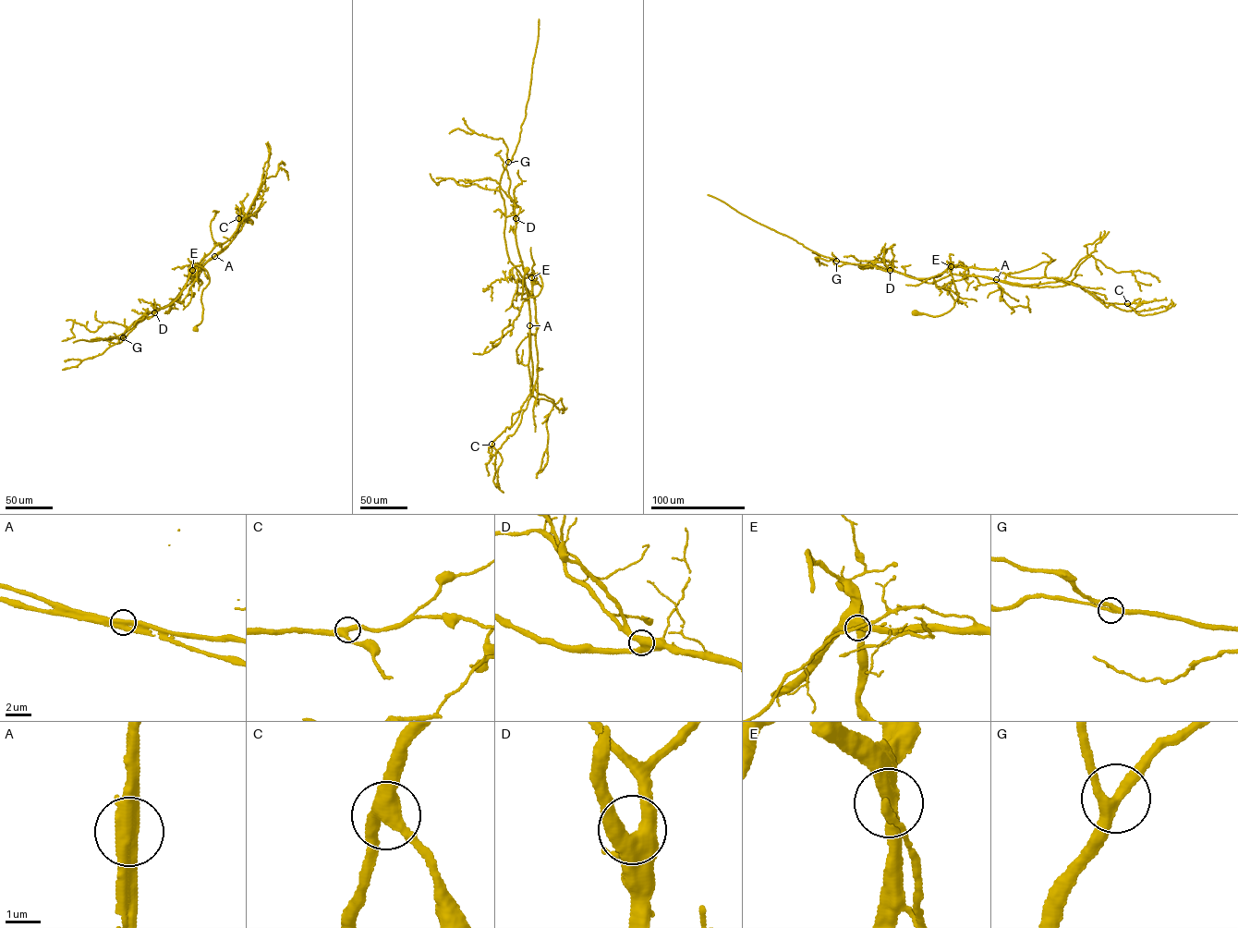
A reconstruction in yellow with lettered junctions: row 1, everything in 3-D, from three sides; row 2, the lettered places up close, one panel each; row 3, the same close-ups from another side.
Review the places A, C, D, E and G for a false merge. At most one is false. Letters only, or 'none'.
A

